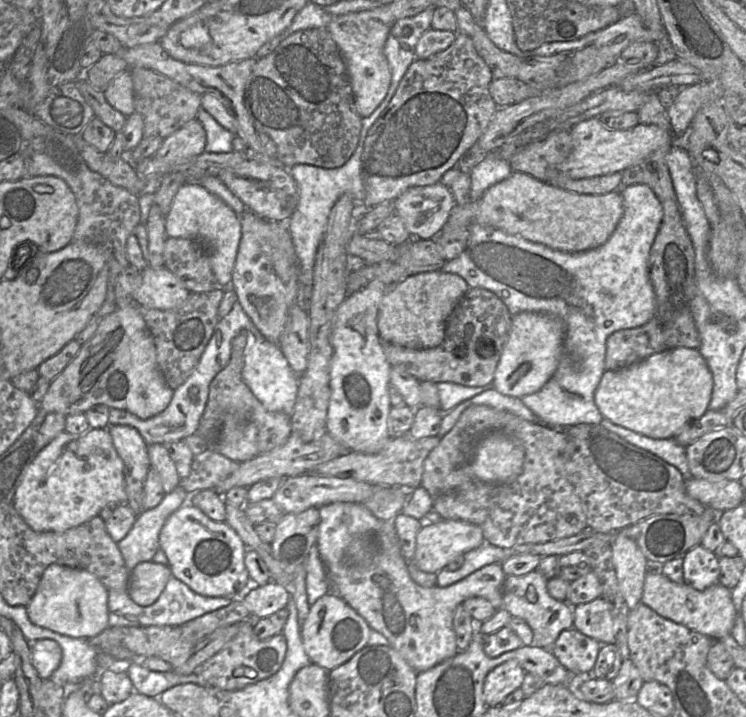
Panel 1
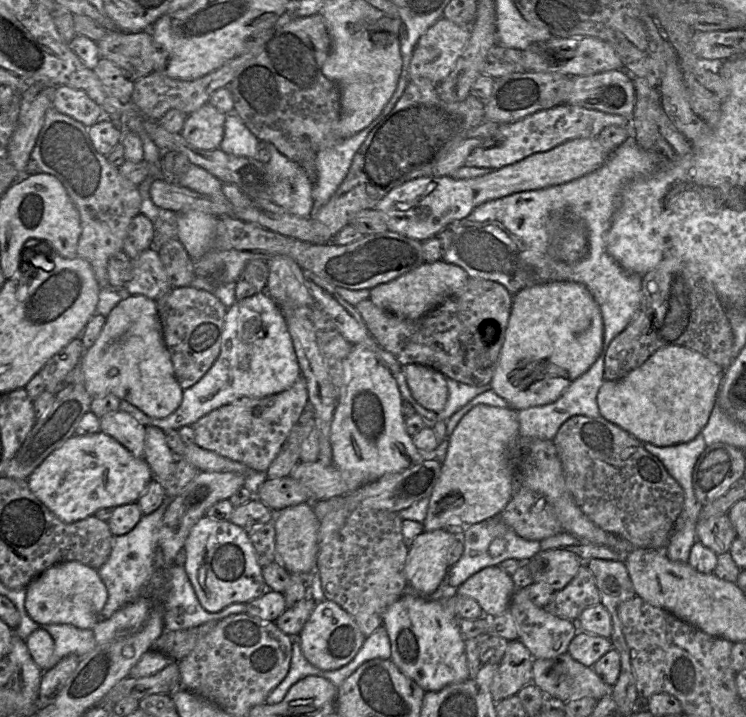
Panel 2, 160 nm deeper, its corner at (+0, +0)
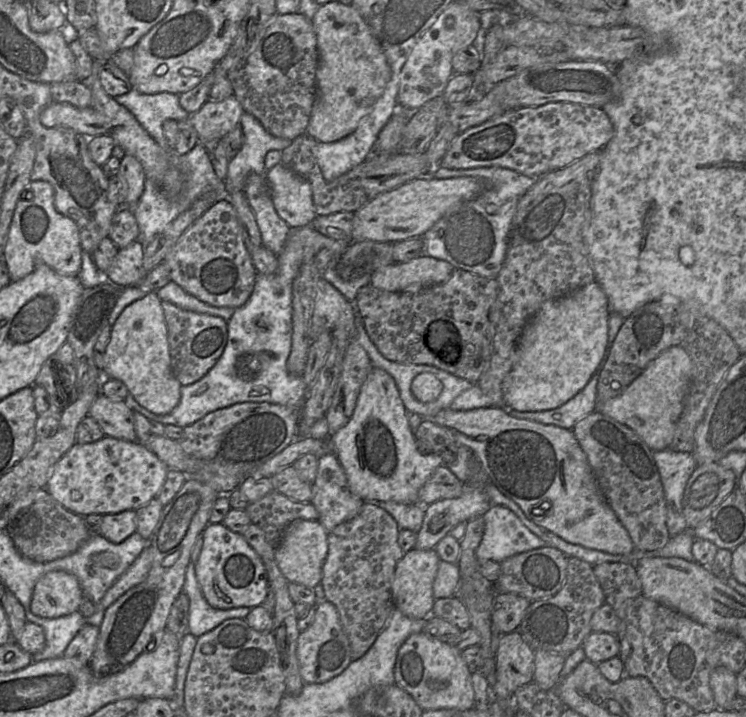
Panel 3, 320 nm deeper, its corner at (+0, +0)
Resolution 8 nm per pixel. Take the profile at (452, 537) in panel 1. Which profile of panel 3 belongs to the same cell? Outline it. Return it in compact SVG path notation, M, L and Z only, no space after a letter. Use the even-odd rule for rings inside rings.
M413 548L399 560L394 572L391 593L396 609L411 619L424 619L432 615L435 602L433 583L437 575L440 558L434 549Z

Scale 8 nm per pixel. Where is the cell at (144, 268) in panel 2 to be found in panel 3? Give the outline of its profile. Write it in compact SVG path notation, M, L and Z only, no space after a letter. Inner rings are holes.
M141 240L119 249L106 272L108 281L123 287L139 286L147 276L143 267L144 249L145 244Z

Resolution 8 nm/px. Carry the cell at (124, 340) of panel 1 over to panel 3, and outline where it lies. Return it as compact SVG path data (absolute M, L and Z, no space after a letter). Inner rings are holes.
M151 291L122 311L111 328L110 341L103 356L102 375L104 378L122 381L129 394L145 409L157 415L166 415L180 402L182 385L174 376L171 368L167 325L161 302L156 291Z

